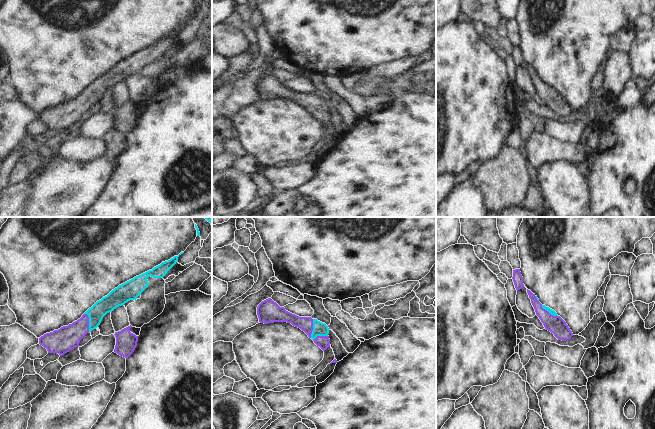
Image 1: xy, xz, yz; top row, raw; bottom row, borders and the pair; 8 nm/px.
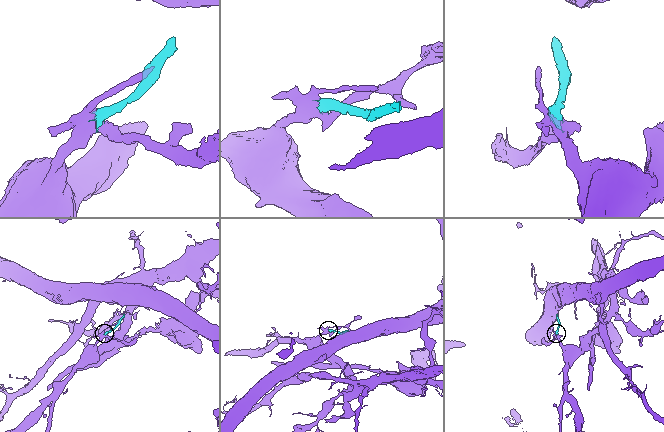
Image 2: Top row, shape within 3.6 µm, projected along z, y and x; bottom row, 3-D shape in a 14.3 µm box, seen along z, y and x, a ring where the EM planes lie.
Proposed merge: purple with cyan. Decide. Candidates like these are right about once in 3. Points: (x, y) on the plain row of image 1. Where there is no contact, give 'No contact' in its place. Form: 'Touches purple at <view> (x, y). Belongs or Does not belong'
Touches purple at xy (88, 98). Belongs.

